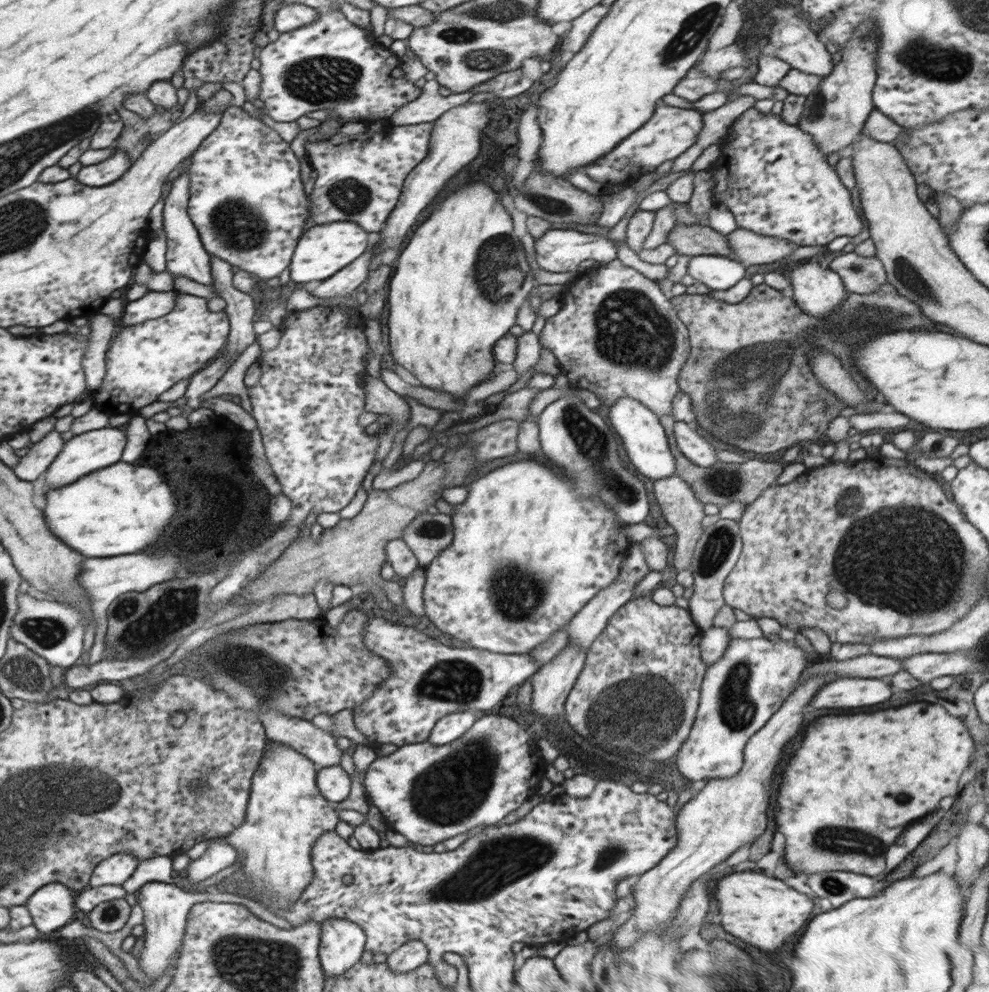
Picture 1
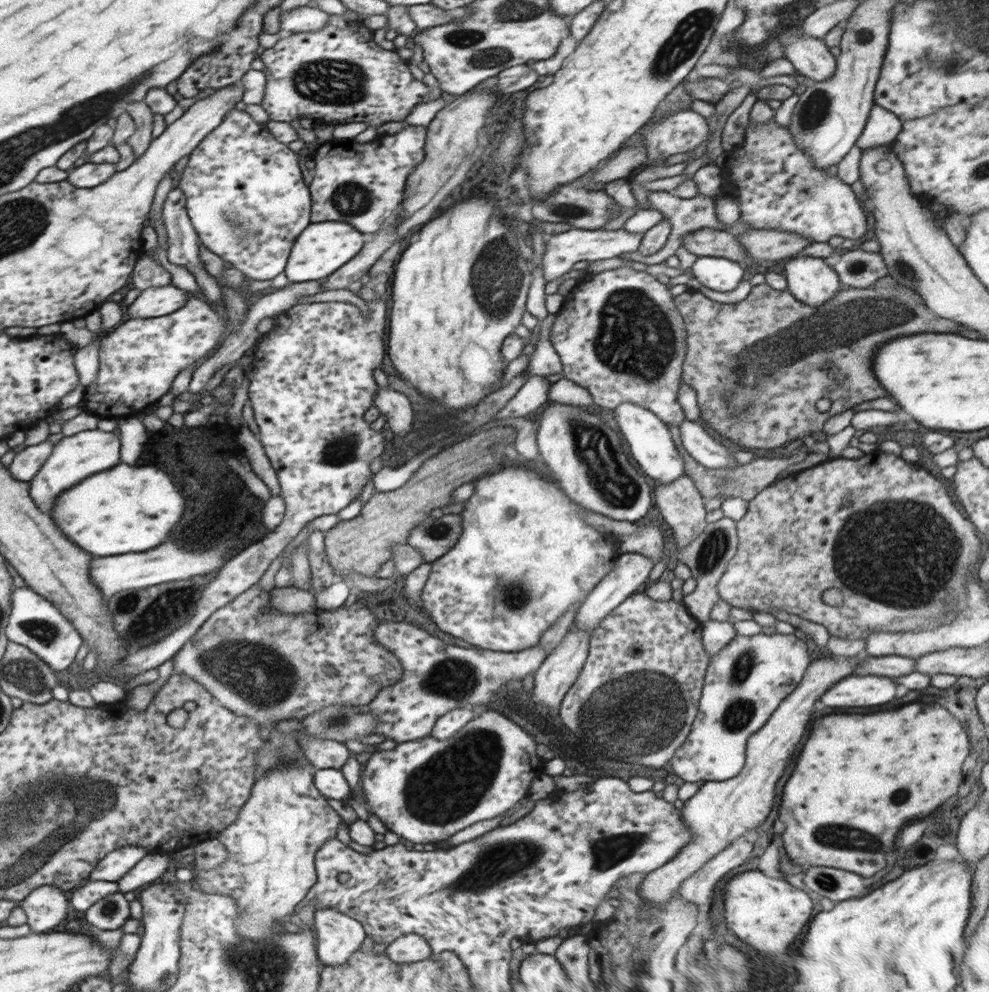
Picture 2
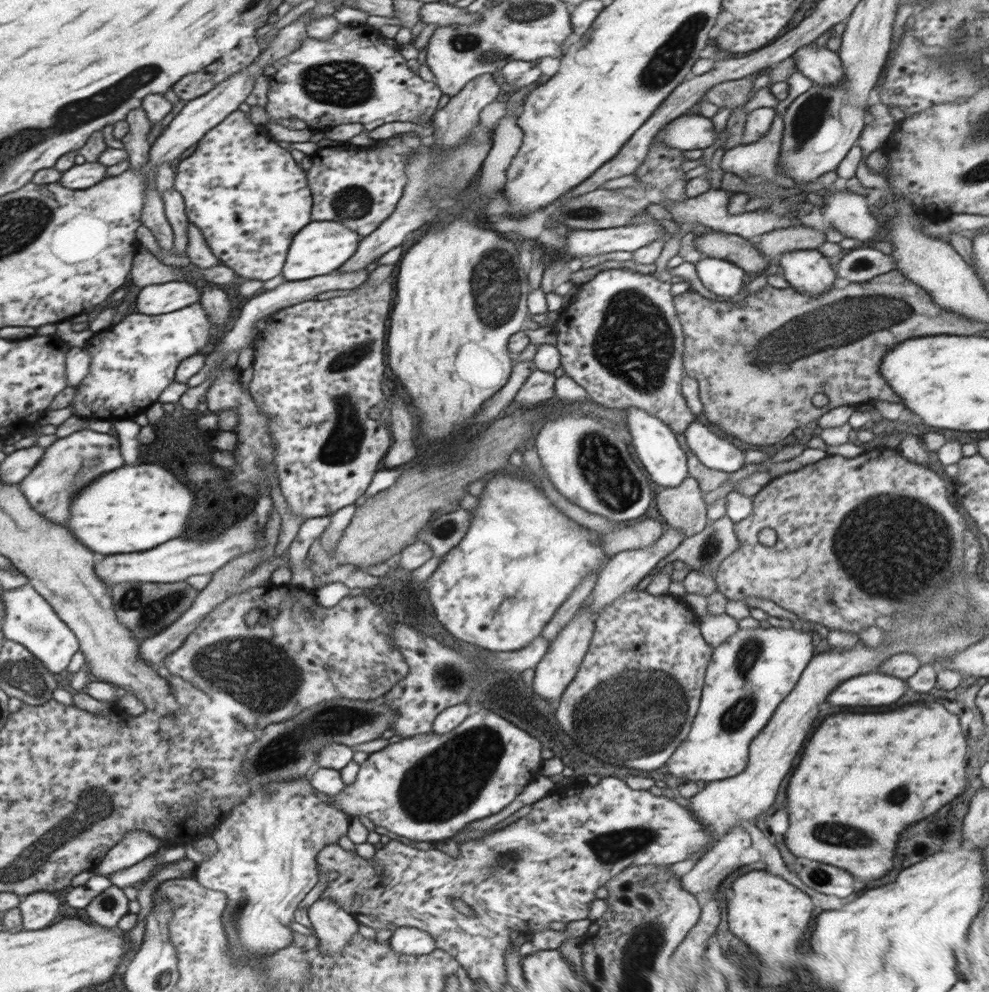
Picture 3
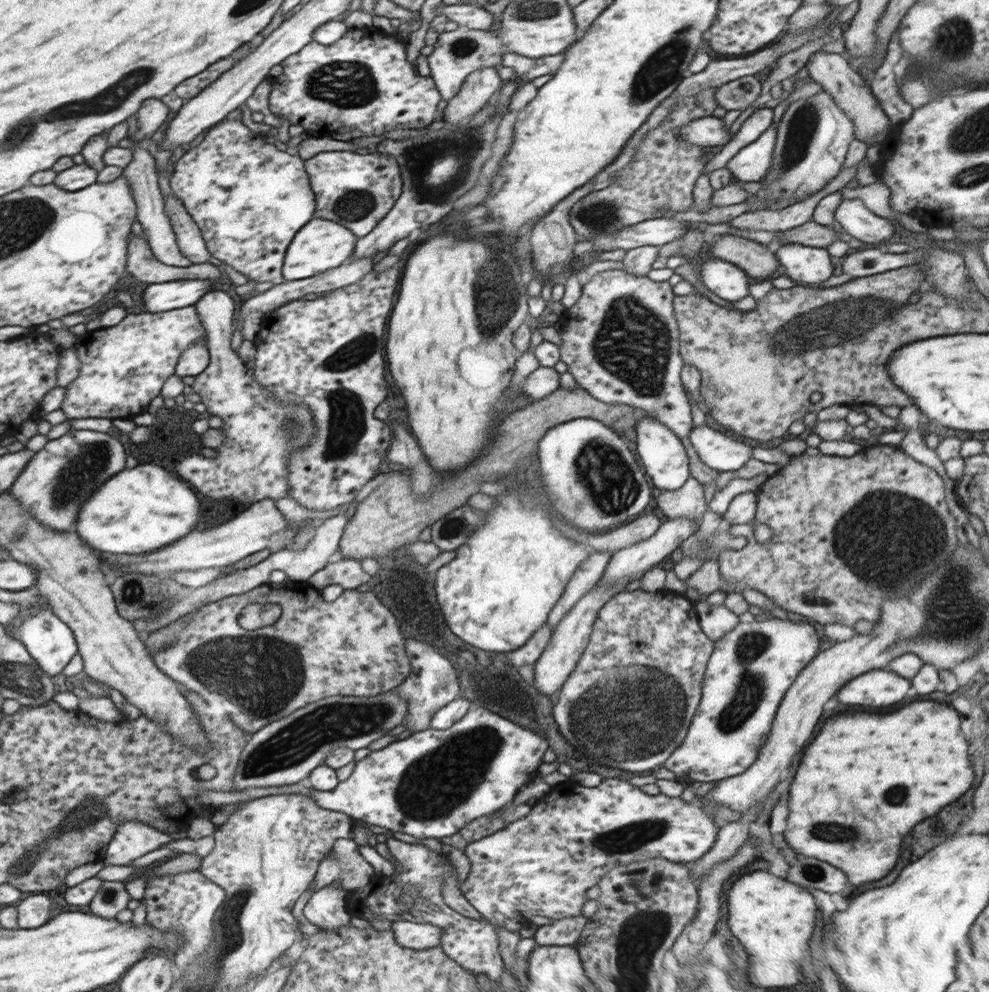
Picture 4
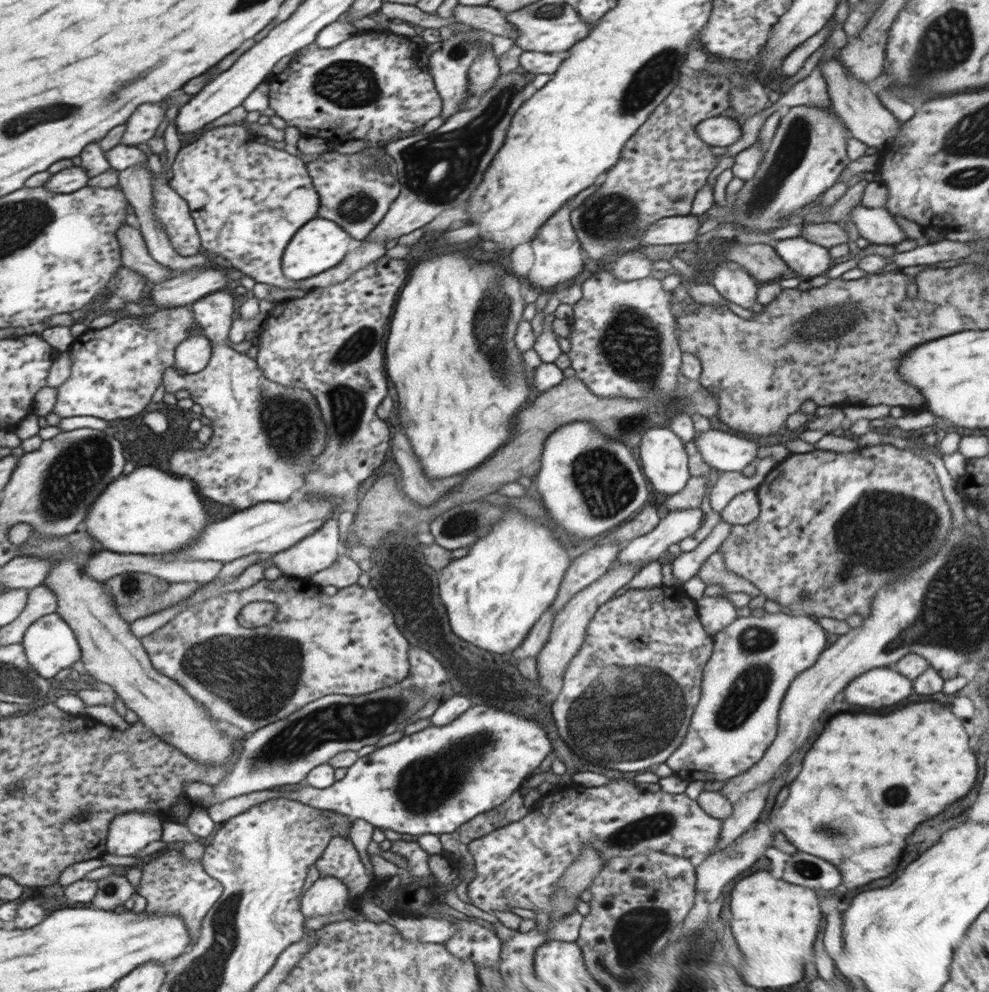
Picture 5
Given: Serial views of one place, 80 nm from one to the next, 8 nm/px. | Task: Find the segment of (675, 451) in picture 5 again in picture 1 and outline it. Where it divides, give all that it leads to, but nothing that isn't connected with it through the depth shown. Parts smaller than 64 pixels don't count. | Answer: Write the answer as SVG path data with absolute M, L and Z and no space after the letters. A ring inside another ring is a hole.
M620 397L612 406L609 406L608 418L618 436L624 443L624 448L628 453L631 464L638 469L640 474L654 478L656 480L664 480L670 476L676 476L677 462L670 451L670 443L666 437L666 431L662 427L659 416L649 410L640 401L634 398Z

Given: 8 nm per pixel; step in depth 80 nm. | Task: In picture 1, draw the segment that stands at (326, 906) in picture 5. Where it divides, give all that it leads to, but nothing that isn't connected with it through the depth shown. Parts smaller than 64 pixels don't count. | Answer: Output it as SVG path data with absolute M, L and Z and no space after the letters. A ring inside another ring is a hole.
M328 919L319 927L319 962L324 975L344 975L361 960L366 934L358 924L347 919Z

